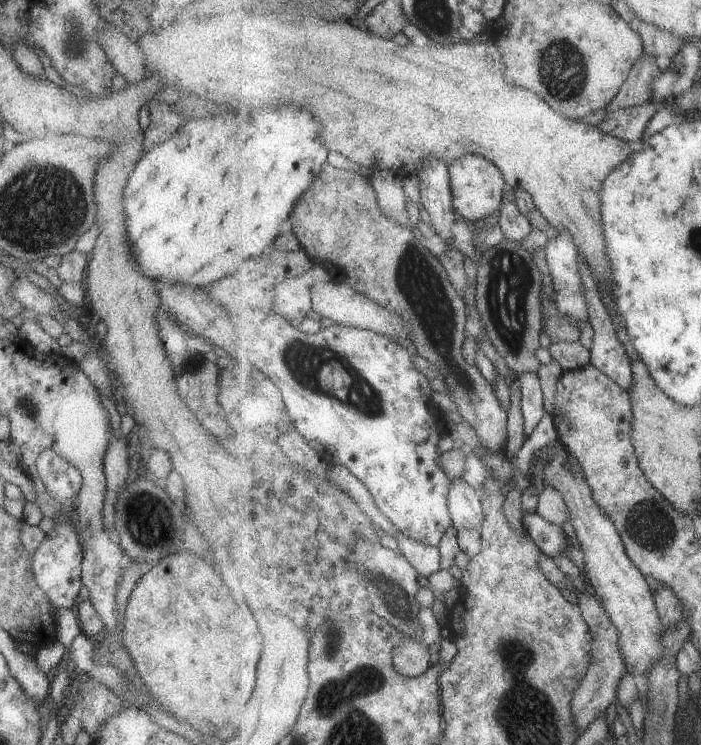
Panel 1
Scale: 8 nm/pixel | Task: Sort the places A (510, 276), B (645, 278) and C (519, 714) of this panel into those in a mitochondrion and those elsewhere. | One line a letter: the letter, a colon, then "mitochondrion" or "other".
A: mitochondrion
B: other
C: mitochondrion

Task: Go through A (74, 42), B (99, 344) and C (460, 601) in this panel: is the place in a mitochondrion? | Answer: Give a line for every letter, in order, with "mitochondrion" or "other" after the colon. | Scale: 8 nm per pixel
A: mitochondrion
B: other
C: other

